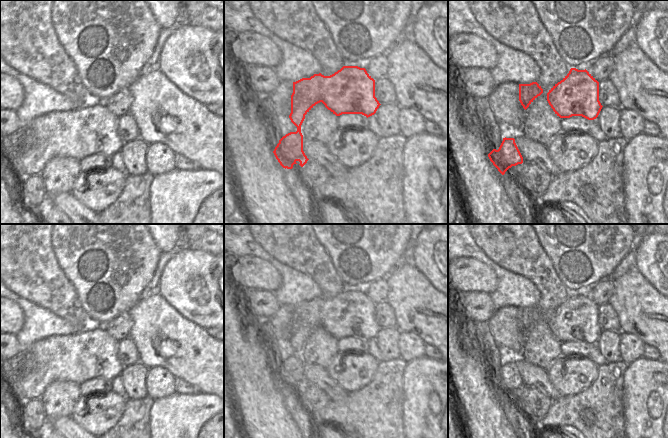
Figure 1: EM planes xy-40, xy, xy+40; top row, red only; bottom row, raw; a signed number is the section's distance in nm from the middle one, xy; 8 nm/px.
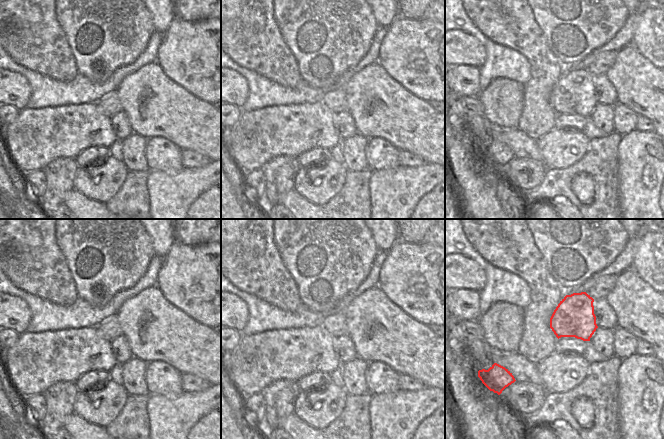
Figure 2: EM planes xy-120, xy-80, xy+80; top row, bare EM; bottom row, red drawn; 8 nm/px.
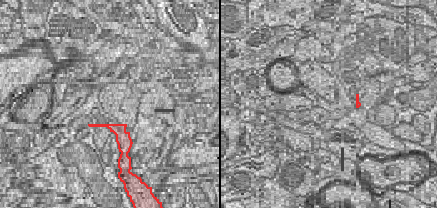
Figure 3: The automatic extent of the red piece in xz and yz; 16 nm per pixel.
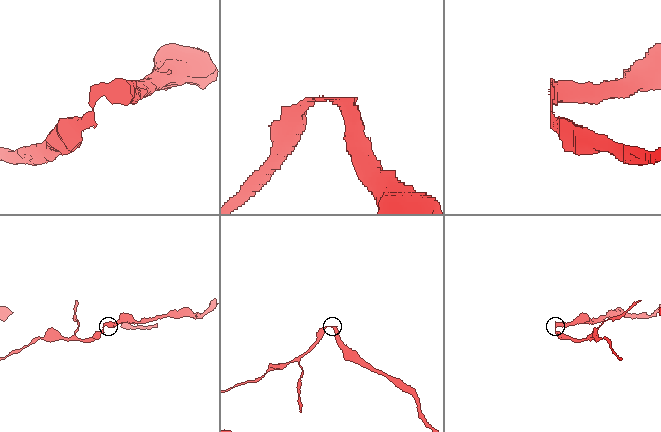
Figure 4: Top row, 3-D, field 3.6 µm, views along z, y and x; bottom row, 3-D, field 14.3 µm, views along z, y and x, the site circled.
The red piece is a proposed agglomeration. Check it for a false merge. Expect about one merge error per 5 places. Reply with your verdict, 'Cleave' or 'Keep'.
Cleave.

